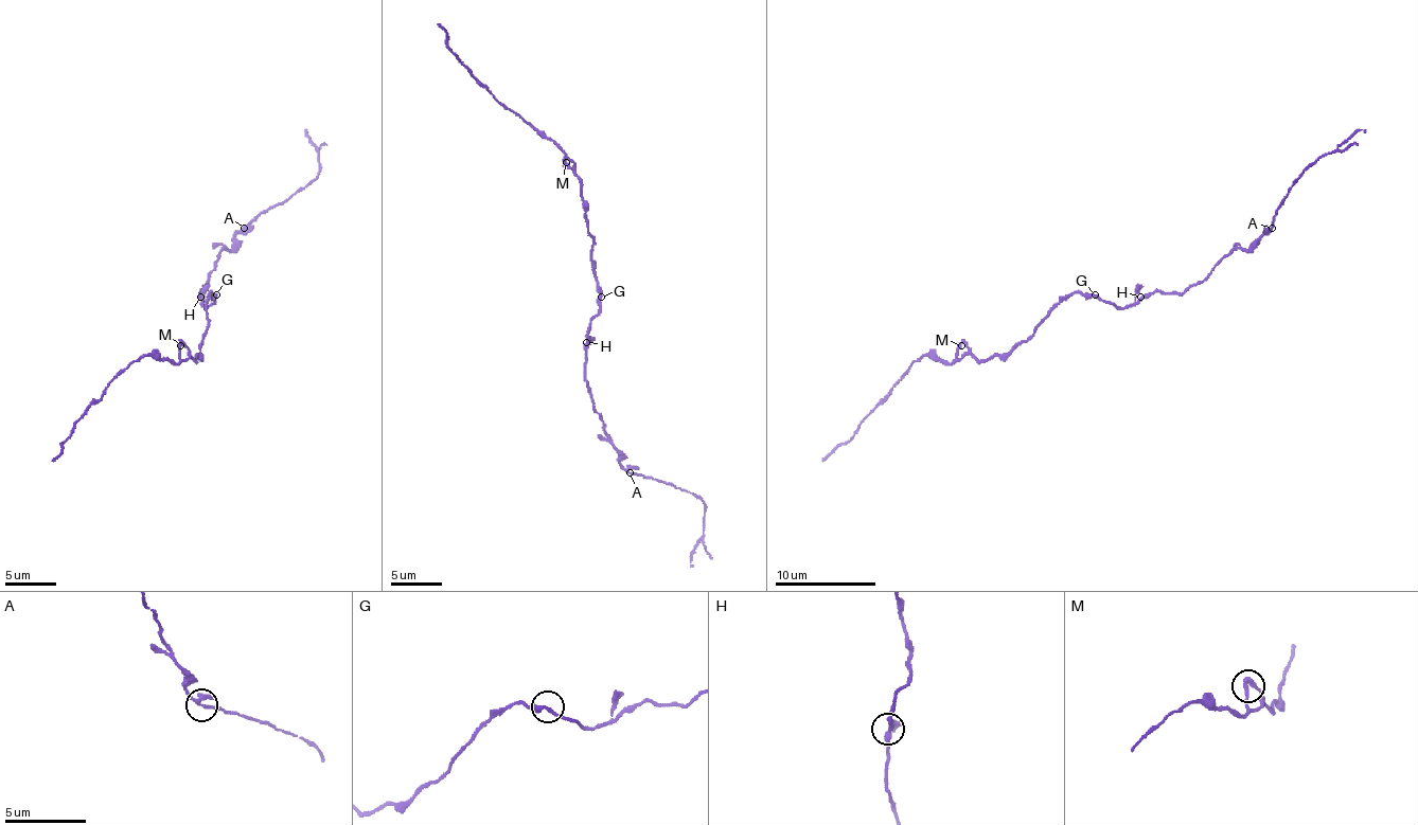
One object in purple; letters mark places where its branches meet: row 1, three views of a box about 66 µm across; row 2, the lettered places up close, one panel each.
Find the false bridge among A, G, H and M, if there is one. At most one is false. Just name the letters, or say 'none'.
none

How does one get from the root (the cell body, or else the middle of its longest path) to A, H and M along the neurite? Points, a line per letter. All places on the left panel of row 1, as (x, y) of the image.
A: (213, 297), (208, 307), (204, 304), (200, 292), (208, 274), (218, 254), (233, 244), (233, 236), (244, 229)
H: (213, 297), (208, 307), (200, 297)
M: (213, 297), (211, 292), (206, 304), (208, 329), (204, 335), (200, 353), (195, 360), (180, 345)

